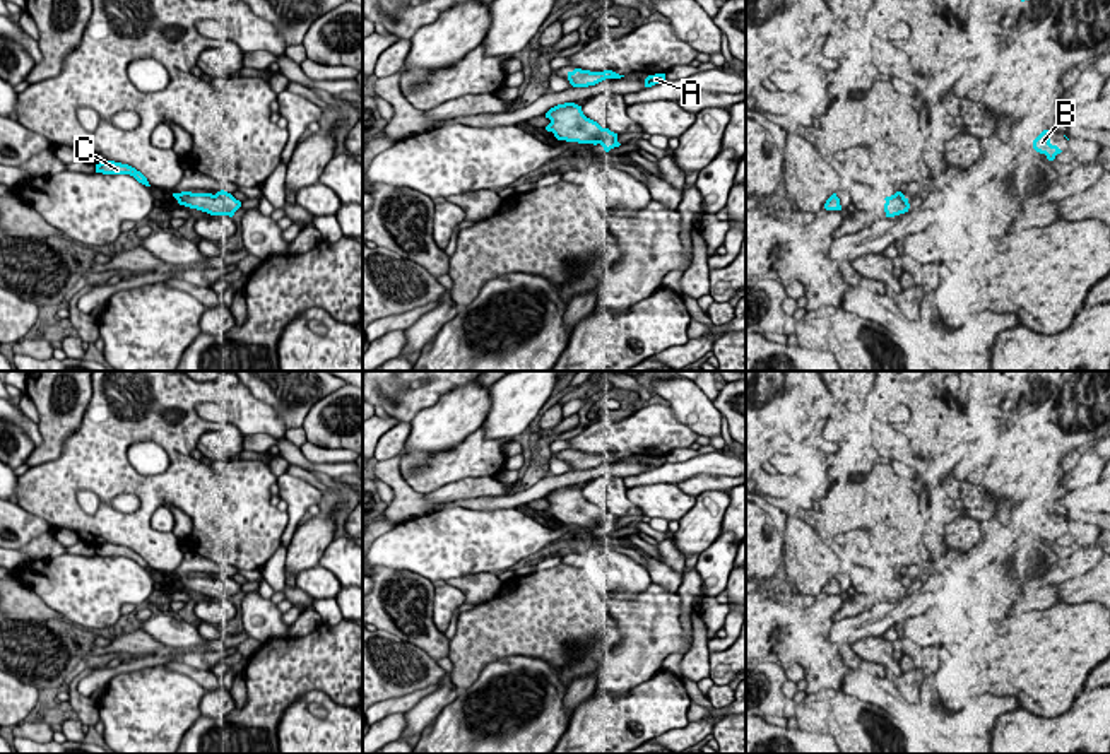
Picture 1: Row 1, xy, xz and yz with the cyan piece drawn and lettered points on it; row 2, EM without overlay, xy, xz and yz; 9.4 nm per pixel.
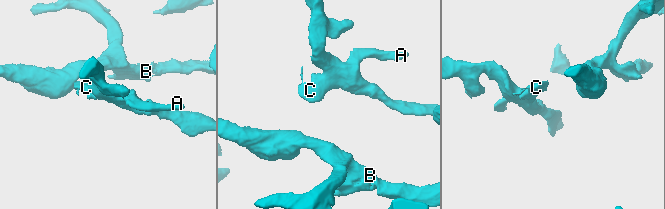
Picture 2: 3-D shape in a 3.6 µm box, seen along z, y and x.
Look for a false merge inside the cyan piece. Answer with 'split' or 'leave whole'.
leave whole

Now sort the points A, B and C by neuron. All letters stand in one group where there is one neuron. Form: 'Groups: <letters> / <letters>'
Groups: A B C

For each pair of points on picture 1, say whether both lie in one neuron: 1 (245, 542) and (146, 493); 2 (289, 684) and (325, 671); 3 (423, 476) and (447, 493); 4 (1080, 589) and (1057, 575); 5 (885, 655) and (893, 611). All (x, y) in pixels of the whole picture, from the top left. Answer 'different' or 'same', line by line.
1: same
2: same
3: different
4: different
5: different

